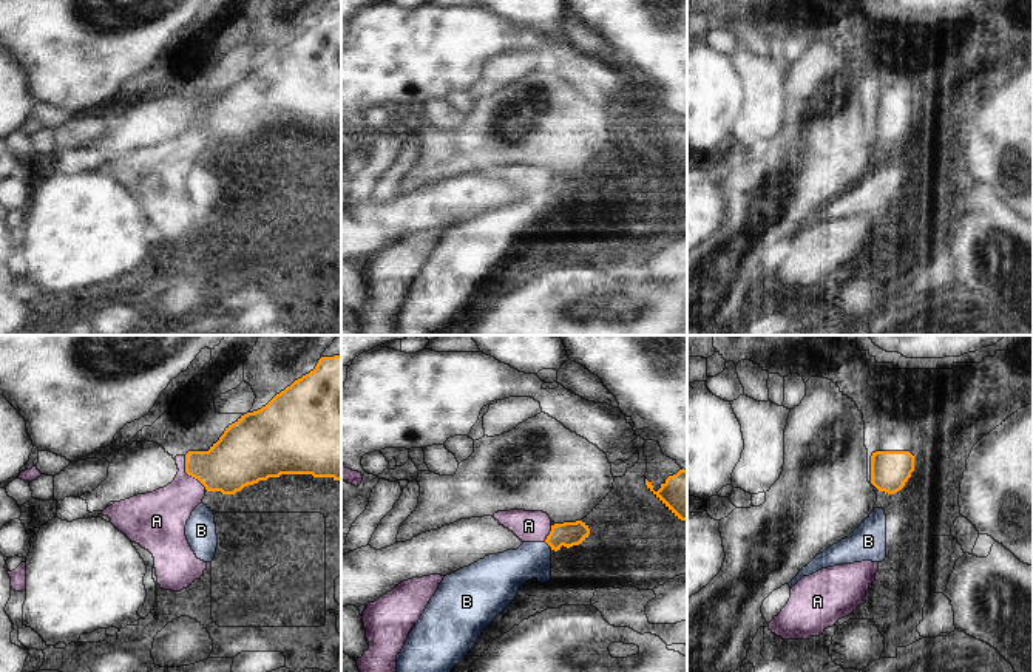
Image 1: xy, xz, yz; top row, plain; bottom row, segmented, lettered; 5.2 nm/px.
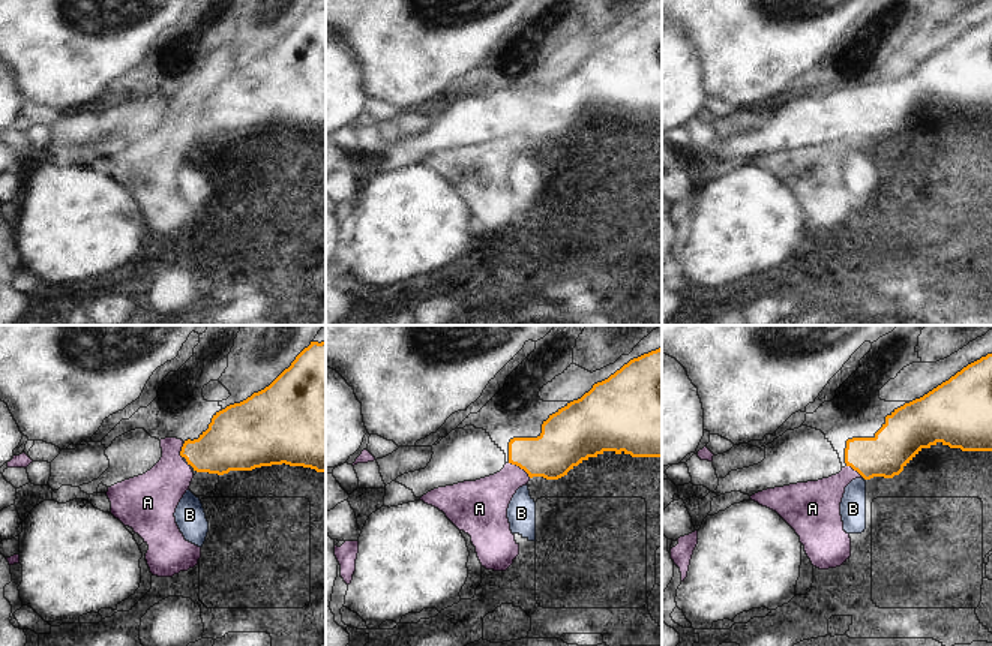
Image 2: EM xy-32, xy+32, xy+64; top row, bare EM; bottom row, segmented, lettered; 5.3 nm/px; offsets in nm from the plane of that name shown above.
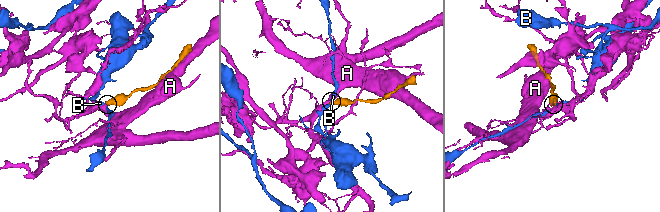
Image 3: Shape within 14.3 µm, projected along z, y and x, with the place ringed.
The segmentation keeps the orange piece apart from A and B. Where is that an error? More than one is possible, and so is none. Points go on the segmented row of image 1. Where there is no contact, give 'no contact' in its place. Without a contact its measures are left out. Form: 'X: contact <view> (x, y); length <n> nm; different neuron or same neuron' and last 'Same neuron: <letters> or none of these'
A: contact xy (189, 475); length 200 nm; different neuron
B: contact xz (548, 544); length 40 nm; different neuron
Same neuron: none of these

